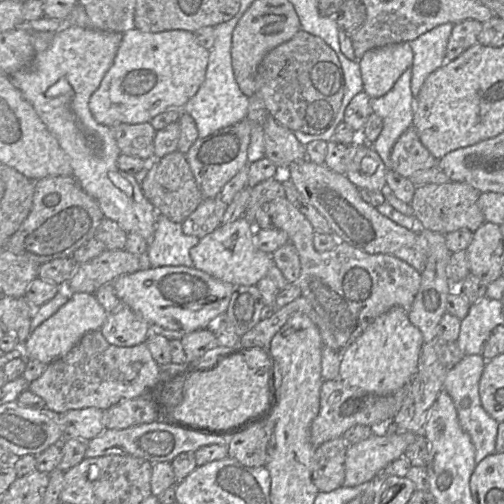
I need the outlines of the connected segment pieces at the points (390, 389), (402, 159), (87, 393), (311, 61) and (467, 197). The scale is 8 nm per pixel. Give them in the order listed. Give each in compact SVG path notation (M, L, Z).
M393 307L374 319L347 348L340 351L339 378L350 386L377 395L390 395L406 384L418 371L424 340L401 307Z
M414 126L406 129L395 142L391 153L391 169L409 178L418 170L437 166L438 160L422 144Z
M98 330L86 333L68 354L47 365L43 374L29 383L27 389L41 397L48 410L57 413L89 407L105 410L123 400L148 396L148 390L159 378L159 365L145 343L132 347L118 347L108 343Z
M304 30L270 50L255 74L255 92L270 115L291 131L310 135L327 131L335 121L344 96L345 80L336 52L320 37Z
M449 181L416 186L410 205L413 208L416 222L420 228L447 234L459 229L476 231L484 222L484 215L479 207L480 191L469 184Z

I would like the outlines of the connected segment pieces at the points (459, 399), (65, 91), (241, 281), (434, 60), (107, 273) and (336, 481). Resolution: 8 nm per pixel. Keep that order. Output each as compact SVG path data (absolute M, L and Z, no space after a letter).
M465 355L463 359L447 373L443 389L450 395L457 409L458 420L462 429L468 433L475 447L476 463L496 452L498 422L481 405L479 381L486 364L482 355Z
M65 25L55 32L50 46L36 53L29 68L15 72L10 77L15 86L31 103L39 118L56 137L62 149L68 154L72 165L72 176L80 186L99 204L105 218L115 221L126 233L136 233L149 240L155 232L154 206L144 196L134 175L118 167L118 157L122 154L112 127L95 120L89 100L100 86L102 79L113 65L122 40L122 33L101 31L93 28Z
M244 217L232 223L220 225L201 238L198 244L190 249L190 257L193 262L192 267L235 286L253 286L264 277L270 278L278 290L286 288L289 284L274 264L271 255L255 246L254 227Z
M452 23L441 24L409 42L414 54L411 66L411 91L414 97L426 78L446 63L446 47L453 25Z
M106 249L98 257L88 262L79 264L78 270L75 273L75 275L66 284L61 284L61 285L69 286L69 288L73 293L78 293L78 292L94 293L100 286L104 284L111 284L116 278L122 275L134 273L138 270L140 270L140 263L139 263L139 257L137 255L131 254L126 250Z
M343 436L324 442L312 457L312 481L321 492L328 492L343 485L348 443Z

